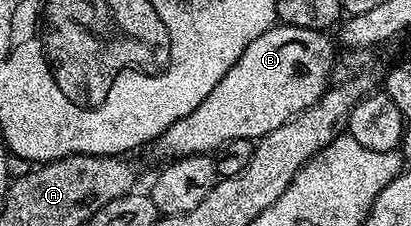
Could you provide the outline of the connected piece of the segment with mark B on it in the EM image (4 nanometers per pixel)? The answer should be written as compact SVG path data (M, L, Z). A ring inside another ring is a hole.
M276 23L272 25L269 31L265 31L265 35L257 35L257 39L253 39L253 43L249 43L249 47L245 47L245 51L241 51L241 59L237 59L237 63L233 63L233 67L229 67L229 71L225 75L225 79L221 79L221 83L217 83L217 87L213 87L213 91L209 91L209 95L203 102L201 103L201 107L197 107L193 111L189 111L189 115L185 115L185 119L177 119L177 123L173 123L169 126L169 128L163 132L163 136L158 138L157 146L159 145L159 153L163 157L163 159L178 159L180 157L192 157L195 153L205 153L208 155L214 154L216 149L221 147L221 143L229 143L229 139L258 139L260 137L264 137L266 133L269 131L277 131L277 127L281 127L281 123L285 123L289 119L293 119L302 109L308 109L309 107L313 107L313 103L317 103L317 99L321 99L321 95L327 92L329 88L329 82L331 81L331 67L335 63L335 58L337 56L336 46L333 44L331 46L331 41L327 38L328 34L321 29L306 29L305 27L293 27L292 25L284 25L282 23Z

